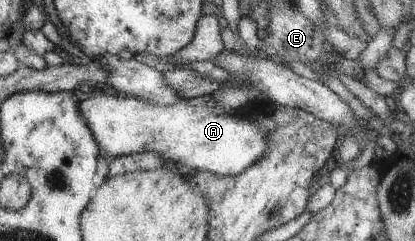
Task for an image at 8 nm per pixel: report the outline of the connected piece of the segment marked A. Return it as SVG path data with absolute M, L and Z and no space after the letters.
M103 91L94 92L89 99L79 101L77 109L96 139L100 156L111 160L116 157L150 152L162 158L166 165L174 165L185 171L191 169L234 176L245 171L245 168L252 163L257 163L257 160L266 154L269 141L256 122L231 115L231 111L226 111L221 106L211 103L205 106L191 105L185 100L181 98L173 105L160 106L141 98Z

